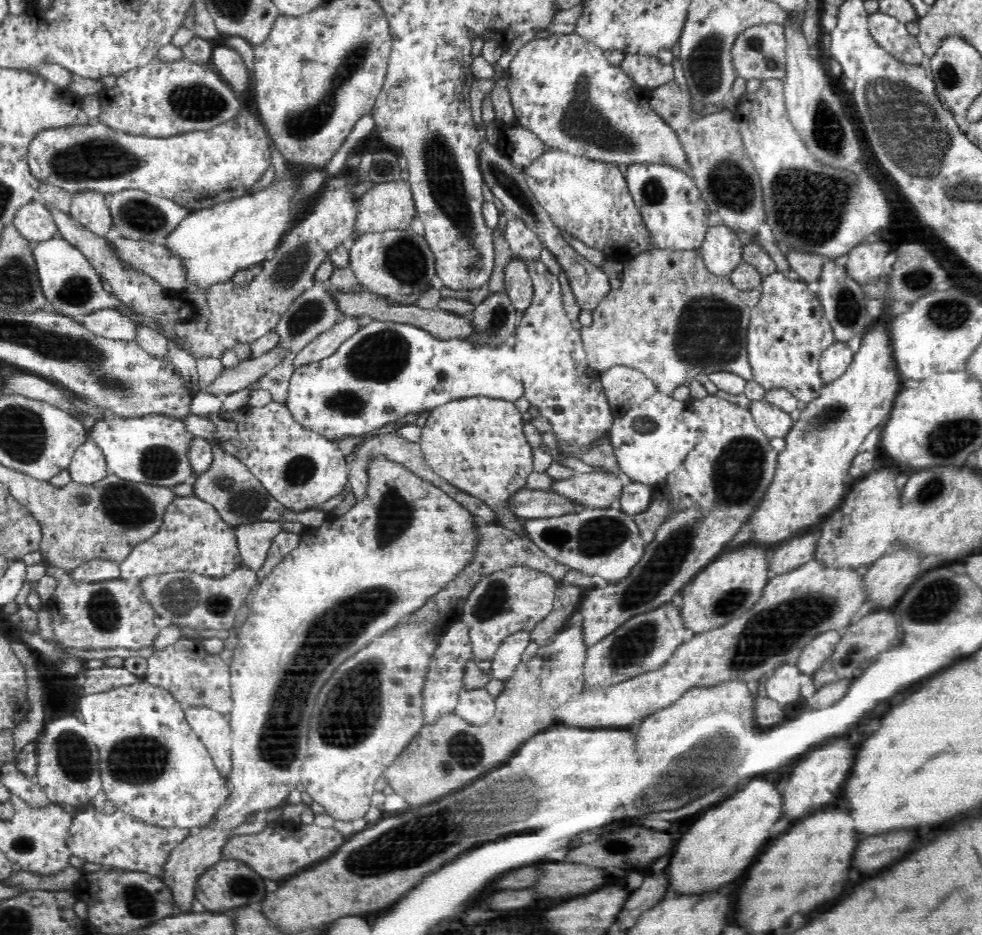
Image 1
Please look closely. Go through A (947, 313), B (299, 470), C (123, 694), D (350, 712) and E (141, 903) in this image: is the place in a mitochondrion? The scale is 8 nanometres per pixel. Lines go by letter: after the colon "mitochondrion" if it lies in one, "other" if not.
A: mitochondrion
B: mitochondrion
C: other
D: mitochondrion
E: mitochondrion

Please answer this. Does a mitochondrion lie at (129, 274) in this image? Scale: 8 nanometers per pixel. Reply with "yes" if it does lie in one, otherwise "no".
no

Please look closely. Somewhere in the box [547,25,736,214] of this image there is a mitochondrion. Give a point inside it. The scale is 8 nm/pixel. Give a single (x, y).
(582, 121)

